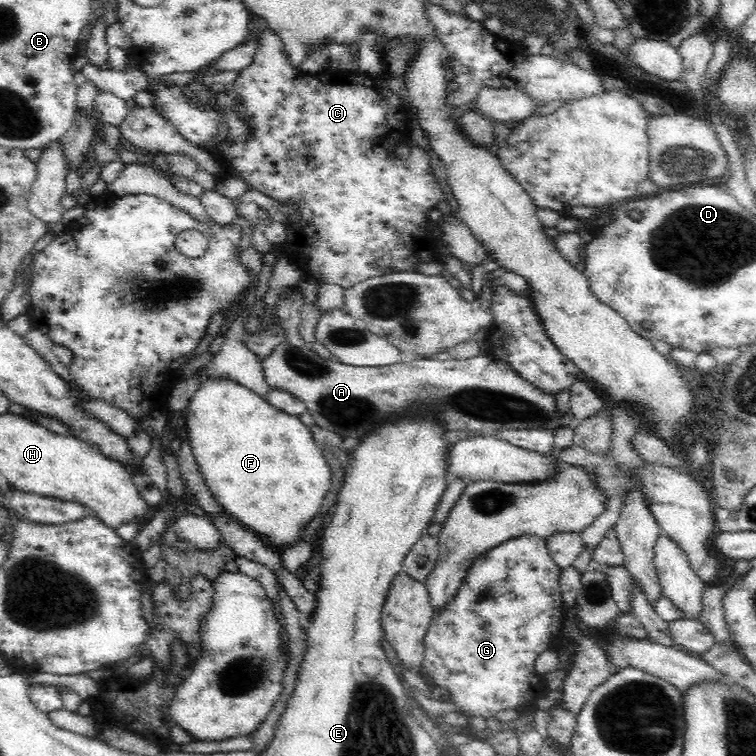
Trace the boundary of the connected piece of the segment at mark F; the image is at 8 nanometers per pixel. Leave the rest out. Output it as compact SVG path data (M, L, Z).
M226 379L202 382L190 398L184 416L192 452L218 505L234 519L250 526L260 539L276 551L282 552L297 544L330 493L333 476L312 431L301 418L274 408L266 398Z

